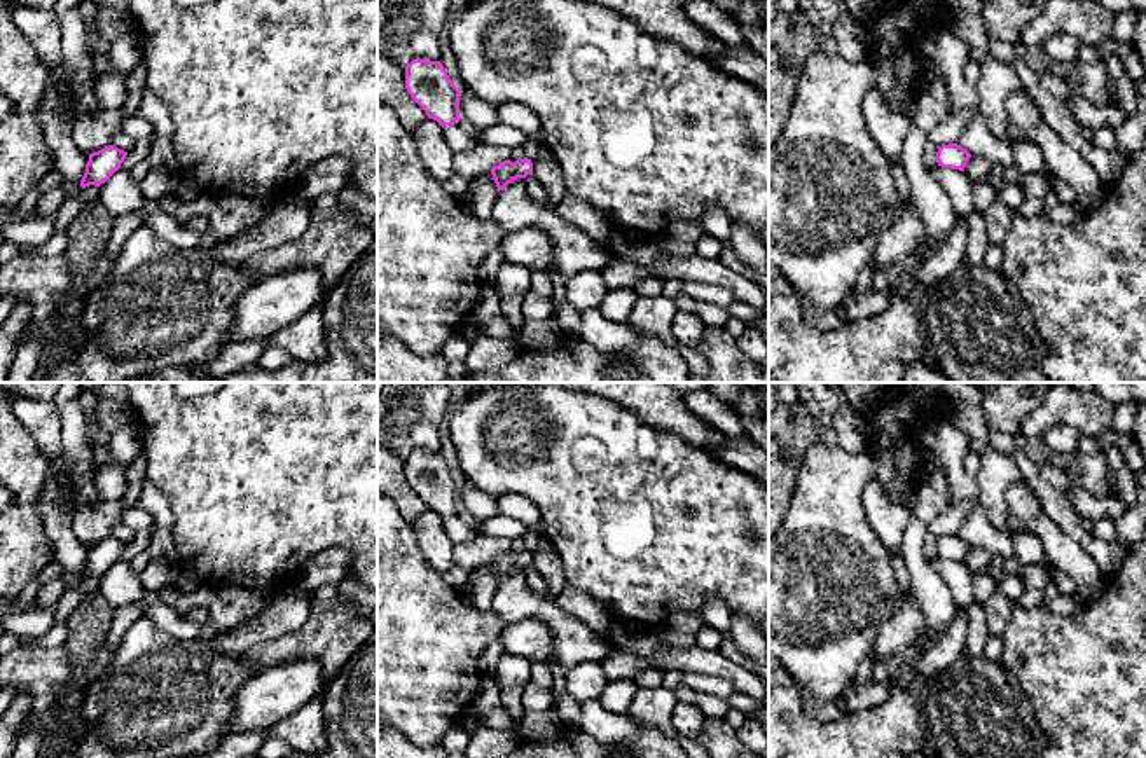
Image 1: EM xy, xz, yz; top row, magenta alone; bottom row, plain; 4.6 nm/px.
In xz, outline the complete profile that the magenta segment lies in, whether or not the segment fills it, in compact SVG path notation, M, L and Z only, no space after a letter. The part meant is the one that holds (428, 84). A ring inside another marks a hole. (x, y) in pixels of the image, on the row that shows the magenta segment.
M412 59L405 66L405 89L442 127L459 122L459 89L440 61Z

